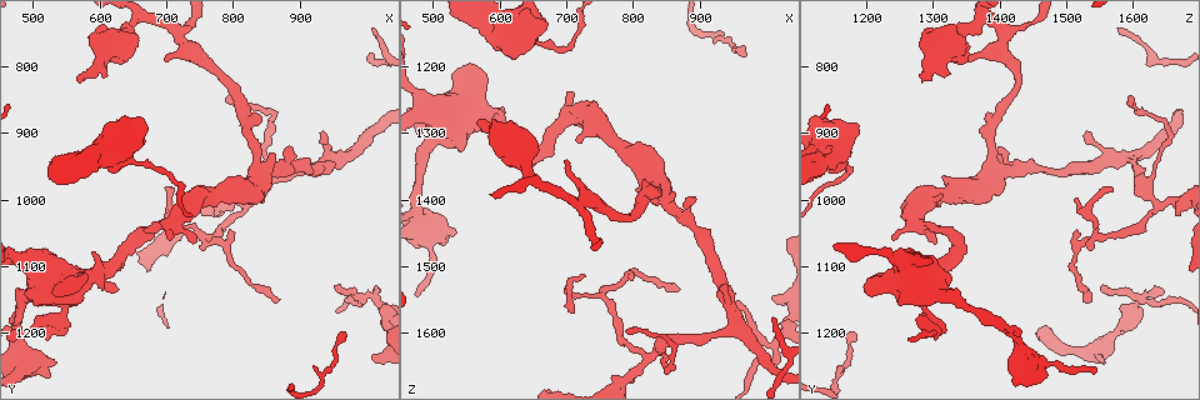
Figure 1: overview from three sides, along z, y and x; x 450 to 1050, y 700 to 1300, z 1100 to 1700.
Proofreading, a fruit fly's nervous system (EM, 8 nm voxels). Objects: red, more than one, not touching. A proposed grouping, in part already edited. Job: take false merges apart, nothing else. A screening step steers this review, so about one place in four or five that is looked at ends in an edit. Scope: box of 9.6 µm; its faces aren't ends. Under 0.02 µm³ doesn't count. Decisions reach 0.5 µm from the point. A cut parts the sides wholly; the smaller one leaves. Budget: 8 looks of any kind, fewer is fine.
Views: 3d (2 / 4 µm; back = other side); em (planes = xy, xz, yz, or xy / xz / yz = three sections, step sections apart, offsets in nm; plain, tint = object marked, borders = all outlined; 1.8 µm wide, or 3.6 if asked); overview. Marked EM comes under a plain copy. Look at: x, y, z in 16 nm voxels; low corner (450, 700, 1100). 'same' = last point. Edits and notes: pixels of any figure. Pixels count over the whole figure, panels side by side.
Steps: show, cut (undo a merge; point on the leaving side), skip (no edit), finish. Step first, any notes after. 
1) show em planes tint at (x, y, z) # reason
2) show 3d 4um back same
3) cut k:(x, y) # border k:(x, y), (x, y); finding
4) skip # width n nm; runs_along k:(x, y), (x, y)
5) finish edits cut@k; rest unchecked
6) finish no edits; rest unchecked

show 3d 4um at (1015, 1150, 1610) # sharp bend

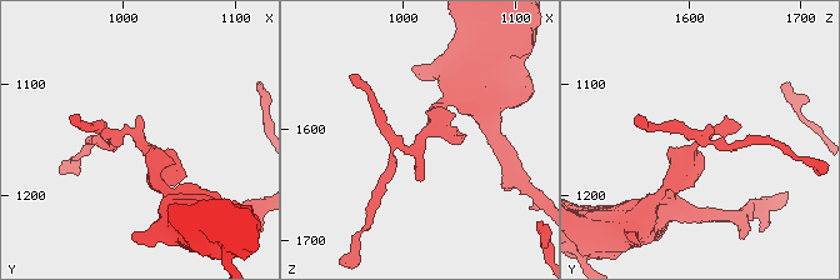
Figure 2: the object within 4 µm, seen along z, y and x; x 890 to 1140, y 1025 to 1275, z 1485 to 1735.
show em planes tint at (1012, 1152, 1610)

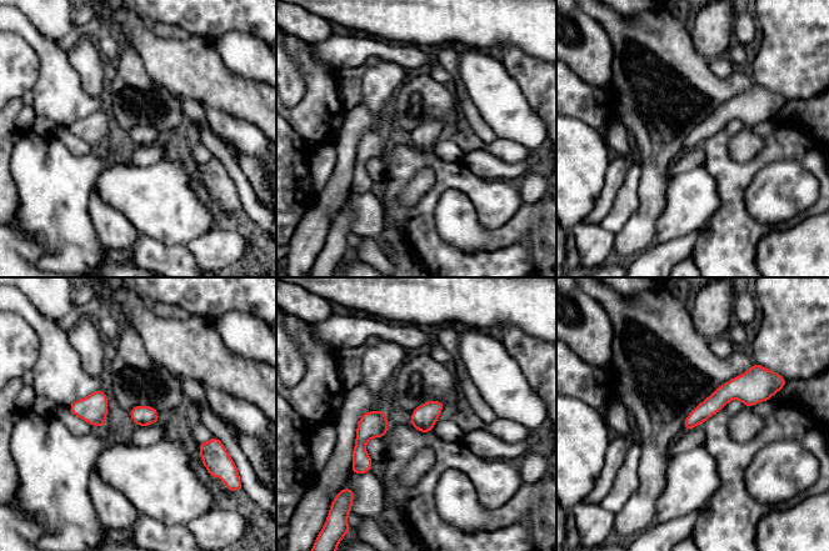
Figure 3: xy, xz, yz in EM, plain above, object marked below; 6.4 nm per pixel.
skip # runs_along 3:(767, 391), (727, 391), (687, 425); continuous, no second cell

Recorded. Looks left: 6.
show 3d 4um at (540, 1180, 1290) # sharp bend

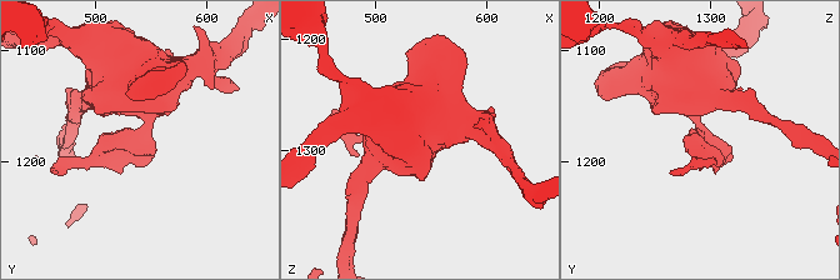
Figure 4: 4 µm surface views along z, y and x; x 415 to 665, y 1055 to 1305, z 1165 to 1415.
show em yz step 8 tint at (538, 1178, 1294) # need the tissue

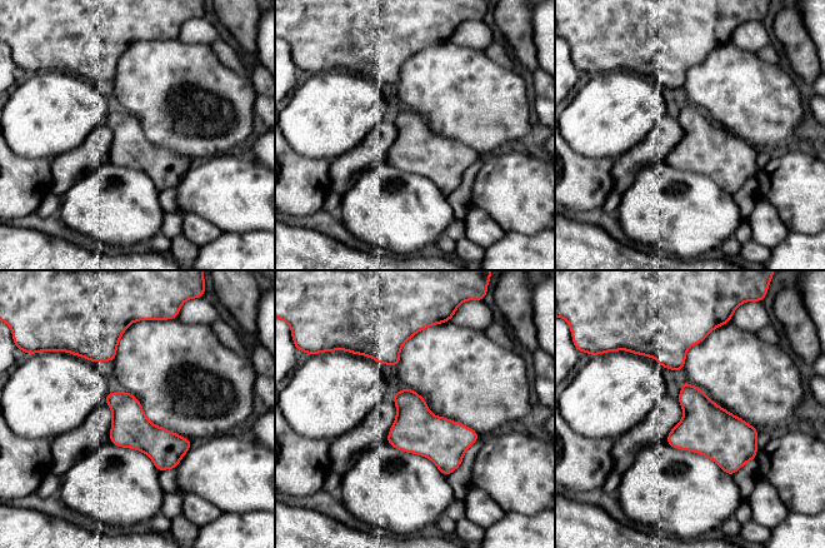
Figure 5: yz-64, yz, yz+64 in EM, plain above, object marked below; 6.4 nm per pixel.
show em planes tint same

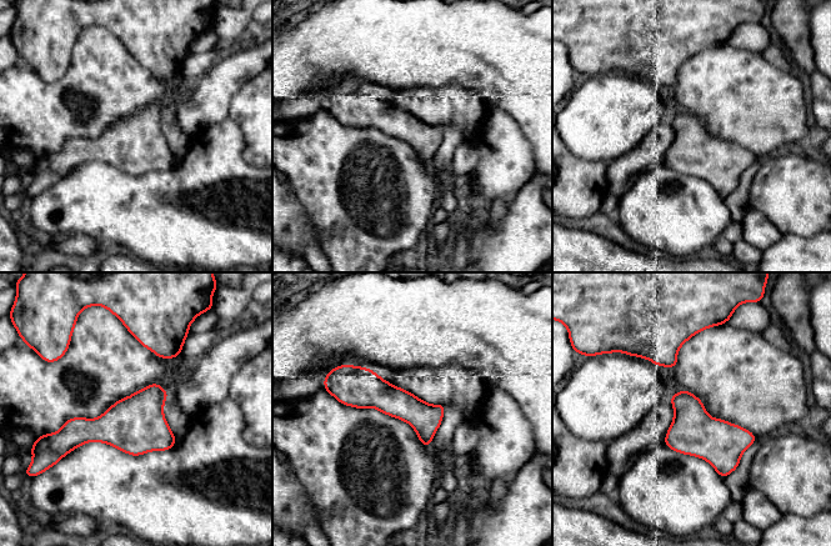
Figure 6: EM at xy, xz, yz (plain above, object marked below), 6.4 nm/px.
skip # runs_along 6:(340, 394), (440, 414); continuous, no second cell

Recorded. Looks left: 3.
show 3d 4um at (720, 760, 1405) # a fork

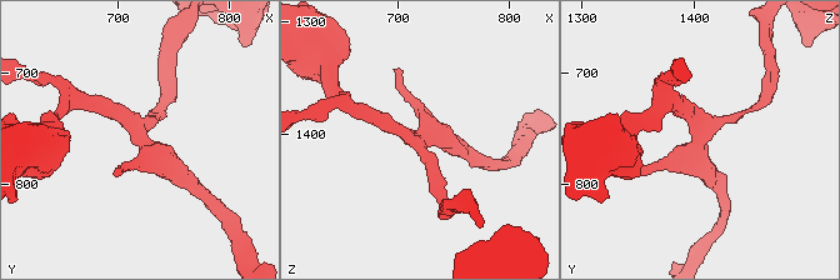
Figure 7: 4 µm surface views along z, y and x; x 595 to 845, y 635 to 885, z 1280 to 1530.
show em xy step 8 tint at (720, 758, 1404)

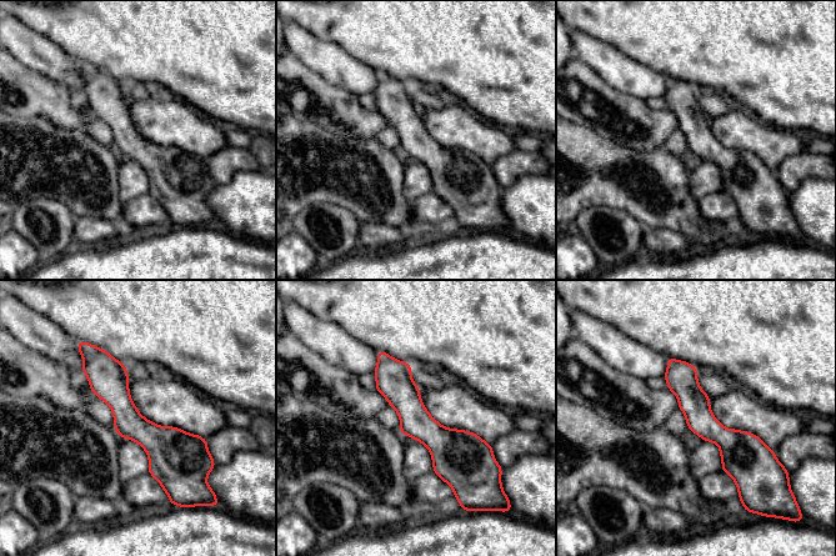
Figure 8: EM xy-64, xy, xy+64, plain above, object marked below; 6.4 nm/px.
skip # width 190 nm; one cell here

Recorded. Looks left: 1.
finish no edits; rest unchecked

